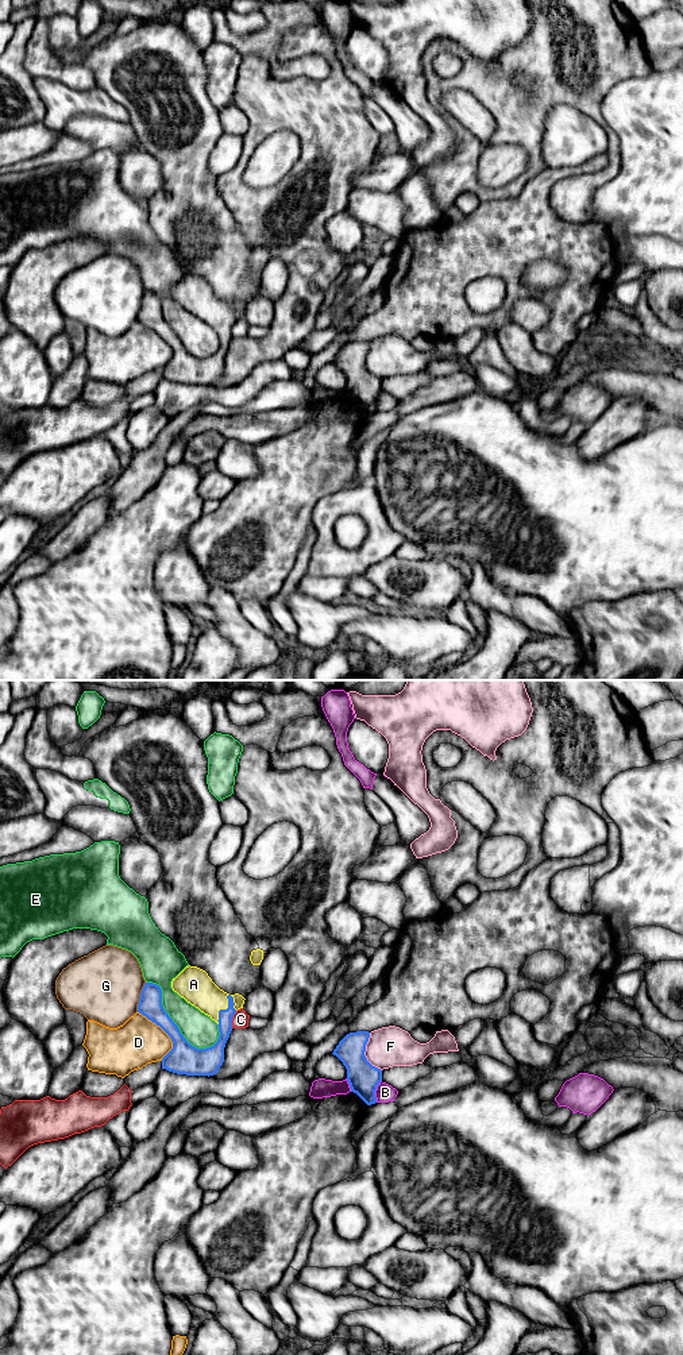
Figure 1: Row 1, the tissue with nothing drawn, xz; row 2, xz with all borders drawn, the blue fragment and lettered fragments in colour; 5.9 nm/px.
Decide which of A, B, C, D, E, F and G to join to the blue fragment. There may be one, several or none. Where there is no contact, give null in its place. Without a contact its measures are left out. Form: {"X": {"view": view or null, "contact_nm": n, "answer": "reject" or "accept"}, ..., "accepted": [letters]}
{"A": {"view": "xz", "contact_nm": 200, "answer": "accept"}, "B": {"view": "xz", "contact_nm": 140, "answer": "reject"}, "C": {"view": "xz", "contact_nm": 110, "answer": "reject"}, "D": {"view": "xz", "contact_nm": 320, "answer": "reject"}, "E": {"view": "xz", "contact_nm": 550, "answer": "reject"}, "F": {"view": "xz", "contact_nm": 240, "answer": "reject"}, "G": {"view": "xz", "contact_nm": 190, "answer": "reject"}, "accepted": ["A"]}

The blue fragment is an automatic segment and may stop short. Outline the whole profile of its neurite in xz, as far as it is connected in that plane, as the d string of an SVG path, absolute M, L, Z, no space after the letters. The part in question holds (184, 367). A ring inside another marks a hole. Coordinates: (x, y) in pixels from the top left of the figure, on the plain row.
M190 274L173 287L171 297L215 329L220 344L211 356L192 355L165 320L161 296L146 292L140 302L138 321L159 335L173 351L173 358L162 367L162 378L186 385L213 385L224 371L224 356L232 340L232 327L238 319L243 317L246 308L239 302L224 301L205 279Z

